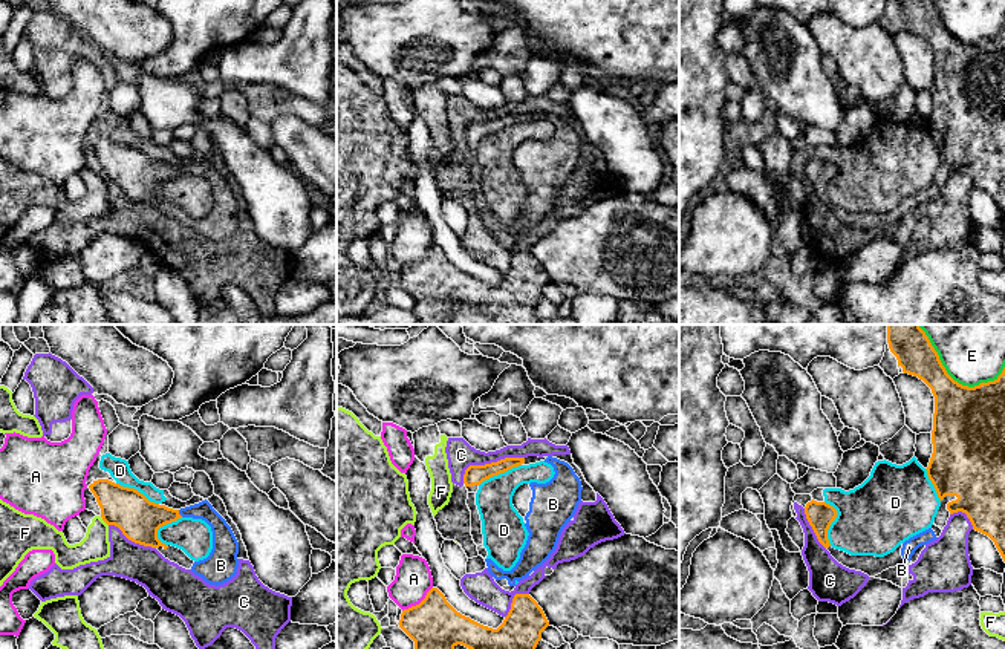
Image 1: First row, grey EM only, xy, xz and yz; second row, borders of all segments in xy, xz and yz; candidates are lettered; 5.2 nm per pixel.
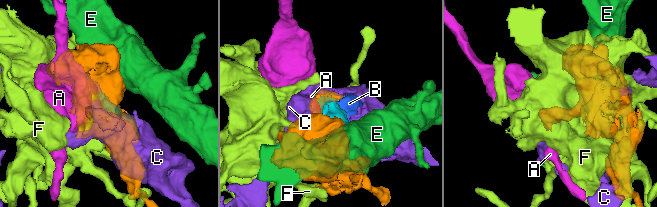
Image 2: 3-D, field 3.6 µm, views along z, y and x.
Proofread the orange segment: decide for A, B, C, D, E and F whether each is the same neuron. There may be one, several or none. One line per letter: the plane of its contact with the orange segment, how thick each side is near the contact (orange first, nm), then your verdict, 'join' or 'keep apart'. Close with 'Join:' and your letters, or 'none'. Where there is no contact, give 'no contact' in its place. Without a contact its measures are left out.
A: xz | 280/190 nm | keep apart
B: xy | 220/100 nm | join
C: xz | 110/150 nm | keep apart
D: yz | 140/380 nm | keep apart
E: yz | 380/220 nm | keep apart
F: xy | 220/150 nm | keep apart
Join: B

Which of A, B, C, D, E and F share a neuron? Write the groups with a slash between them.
A / B / C D / E / F

